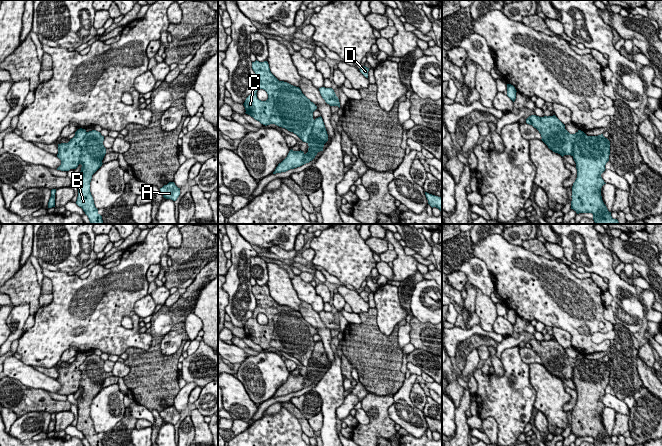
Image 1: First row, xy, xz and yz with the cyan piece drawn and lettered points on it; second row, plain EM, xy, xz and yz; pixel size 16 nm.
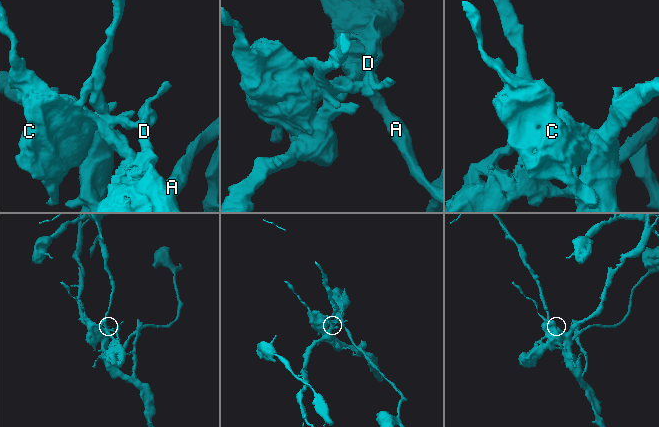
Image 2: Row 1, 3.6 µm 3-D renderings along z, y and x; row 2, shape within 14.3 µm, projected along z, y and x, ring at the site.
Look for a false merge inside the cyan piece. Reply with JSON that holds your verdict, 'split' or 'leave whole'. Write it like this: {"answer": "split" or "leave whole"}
{"answer": "split"}

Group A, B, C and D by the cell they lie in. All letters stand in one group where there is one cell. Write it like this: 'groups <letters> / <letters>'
groups A C D / B

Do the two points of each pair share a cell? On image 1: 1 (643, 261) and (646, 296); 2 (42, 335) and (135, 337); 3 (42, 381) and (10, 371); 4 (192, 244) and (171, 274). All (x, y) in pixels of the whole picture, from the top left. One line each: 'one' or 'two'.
1: two
2: one
3: one
4: one

